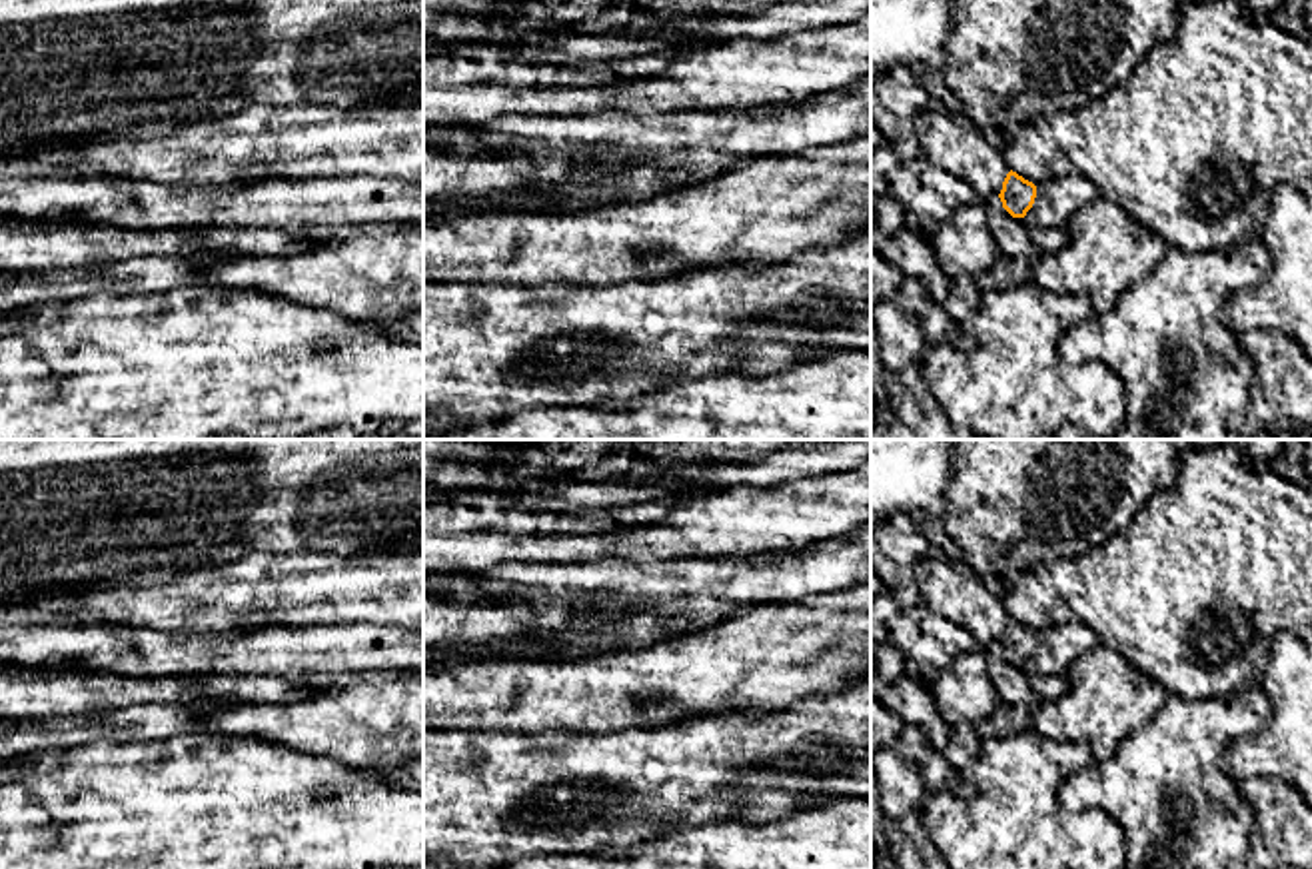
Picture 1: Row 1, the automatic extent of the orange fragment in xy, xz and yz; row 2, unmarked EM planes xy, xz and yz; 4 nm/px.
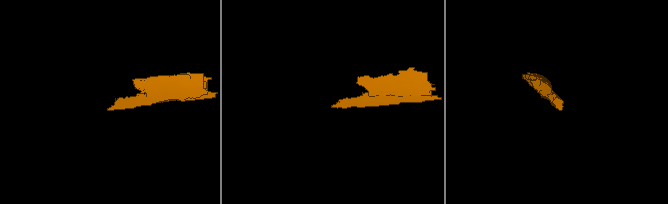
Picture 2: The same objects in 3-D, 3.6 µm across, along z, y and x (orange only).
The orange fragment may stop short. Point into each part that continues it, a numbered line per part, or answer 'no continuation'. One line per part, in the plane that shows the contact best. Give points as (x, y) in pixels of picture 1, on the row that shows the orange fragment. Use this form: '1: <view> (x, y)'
1: yz (955, 144)

